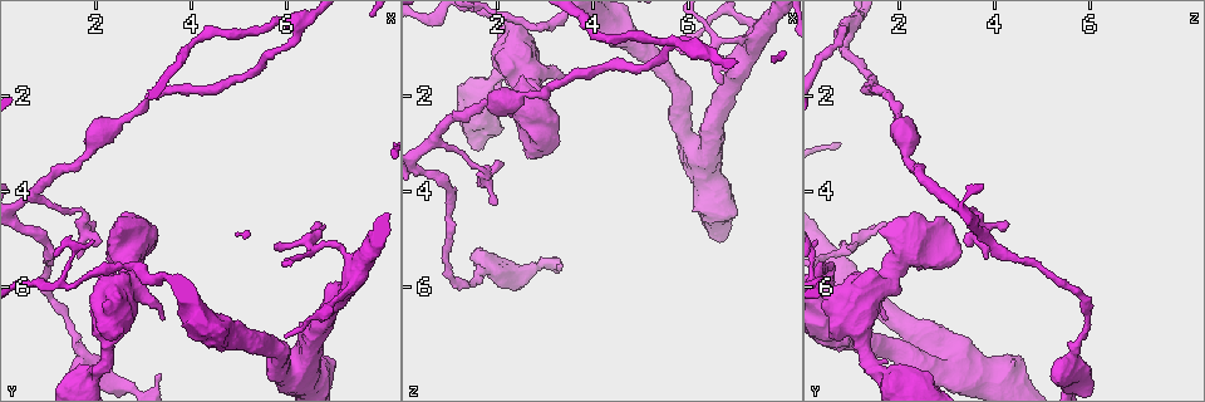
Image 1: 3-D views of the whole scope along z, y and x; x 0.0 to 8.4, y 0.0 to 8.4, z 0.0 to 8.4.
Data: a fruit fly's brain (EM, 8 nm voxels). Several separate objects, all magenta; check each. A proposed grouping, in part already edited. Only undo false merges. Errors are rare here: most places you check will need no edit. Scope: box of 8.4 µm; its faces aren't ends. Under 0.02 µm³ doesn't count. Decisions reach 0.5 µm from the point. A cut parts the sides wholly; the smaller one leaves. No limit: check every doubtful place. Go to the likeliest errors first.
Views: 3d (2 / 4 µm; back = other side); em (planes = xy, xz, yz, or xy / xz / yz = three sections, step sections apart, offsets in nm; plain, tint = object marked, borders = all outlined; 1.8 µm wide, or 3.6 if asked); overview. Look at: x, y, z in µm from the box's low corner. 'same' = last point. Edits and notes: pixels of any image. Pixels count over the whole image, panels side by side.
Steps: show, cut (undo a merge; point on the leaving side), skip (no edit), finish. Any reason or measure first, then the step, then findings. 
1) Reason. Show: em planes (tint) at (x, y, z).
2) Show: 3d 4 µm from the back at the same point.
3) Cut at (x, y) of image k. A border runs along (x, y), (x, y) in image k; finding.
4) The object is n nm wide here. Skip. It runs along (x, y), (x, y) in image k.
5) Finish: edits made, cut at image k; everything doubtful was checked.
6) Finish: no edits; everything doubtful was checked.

Sharp bend. Show: 3d 2 µm at (1.75, 4.40, 3.60).

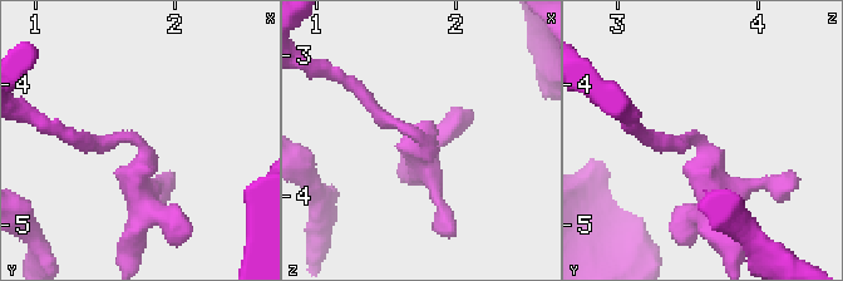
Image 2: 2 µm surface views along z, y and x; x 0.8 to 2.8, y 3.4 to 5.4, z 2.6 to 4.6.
Now the EM. Show: em planes (tint) at (1.72, 4.40, 3.60).

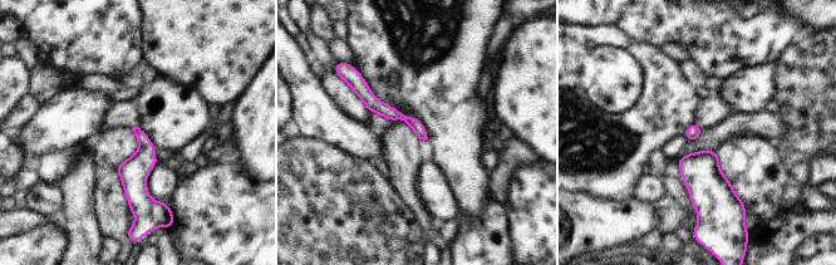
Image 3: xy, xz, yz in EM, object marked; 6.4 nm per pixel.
The object is 80 nm wide here. Skip. It runs along (359, 86), (423, 136) in image 3; continuous, no second neuron.

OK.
Abrupt turn. Show: 3d 2 µm at (7.40, 5.65, 0.80).

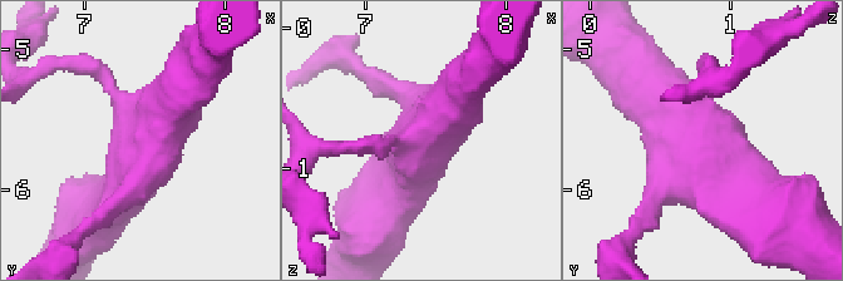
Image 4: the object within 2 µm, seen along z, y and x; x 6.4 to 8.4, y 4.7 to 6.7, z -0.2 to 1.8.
4 arms meet here. Show: em xy step 4 (tint) at (7.42, 5.64, 0.82).

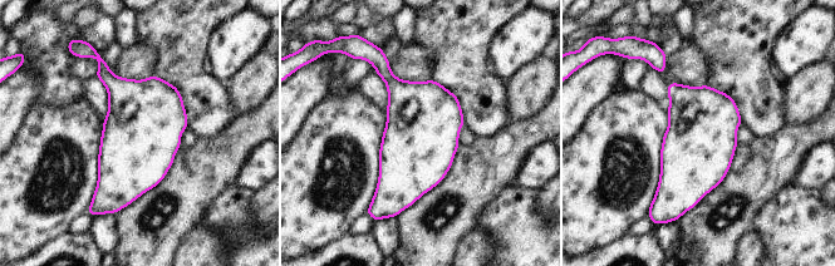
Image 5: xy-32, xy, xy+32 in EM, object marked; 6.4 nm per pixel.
Skip. Continuous, no second neuron.

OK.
Two arms in line, one across. Show: 3d 4 µm from the back at (0.70, 4.10, 2.90).

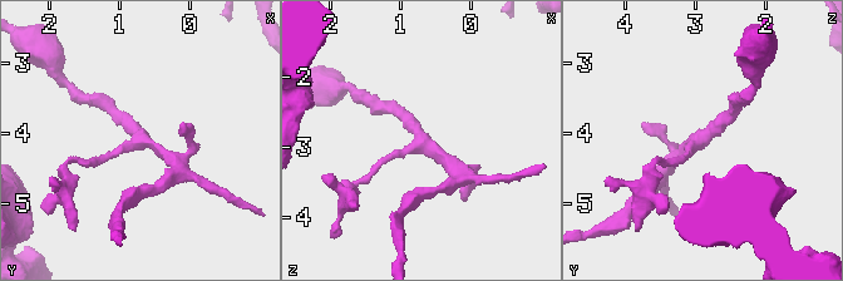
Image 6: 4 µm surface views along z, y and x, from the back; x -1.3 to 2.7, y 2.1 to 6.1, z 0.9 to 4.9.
Show: em planes (tint) at (0.65, 4.05, 2.90).

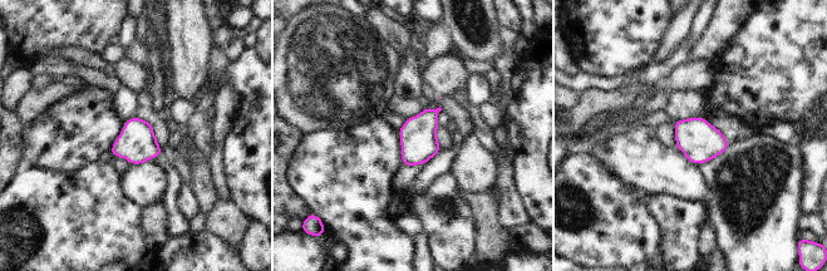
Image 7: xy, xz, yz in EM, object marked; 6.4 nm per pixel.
Skip. One neuron here.

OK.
Sharp bend. Show: 3d 2 µm at (6.70, 5.10, 0.85).

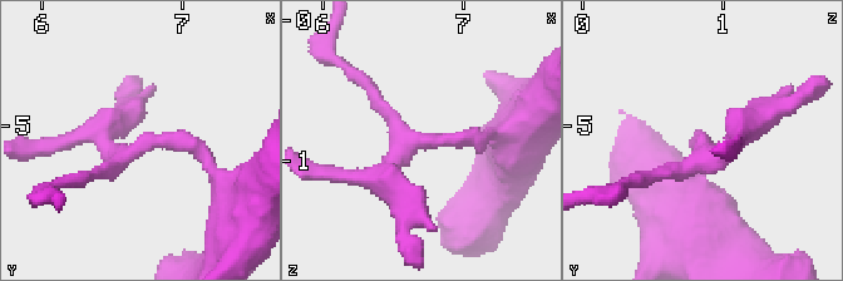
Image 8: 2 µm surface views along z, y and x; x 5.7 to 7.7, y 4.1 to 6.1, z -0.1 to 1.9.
Show: em xy step 16 (tint) at (6.68, 5.12, 0.82).

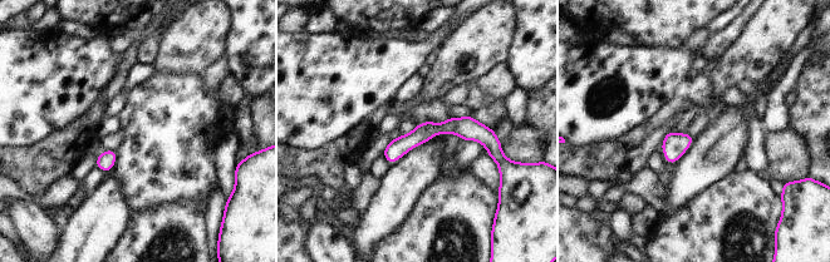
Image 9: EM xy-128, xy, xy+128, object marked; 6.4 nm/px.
Another direction. Show: em planes (tint) at the same point.

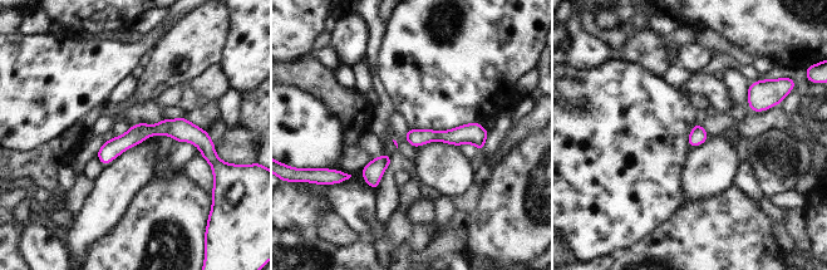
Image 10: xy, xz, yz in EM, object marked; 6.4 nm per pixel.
Skip. It runs along (206, 138), (144, 129), (101, 155) in image 10; continuous, no second neuron.

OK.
Abrupt turn. Show: 3d 2 µm at (6.15, 0.60, 0.95).

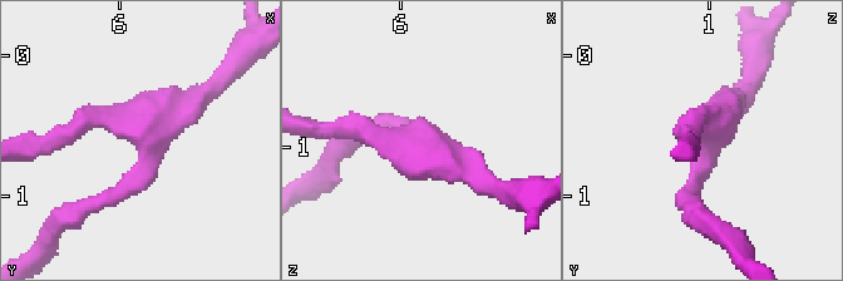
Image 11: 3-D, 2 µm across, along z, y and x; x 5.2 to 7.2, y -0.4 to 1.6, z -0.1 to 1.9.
Show: em planes (plain) at (6.16, 0.56, 0.96).

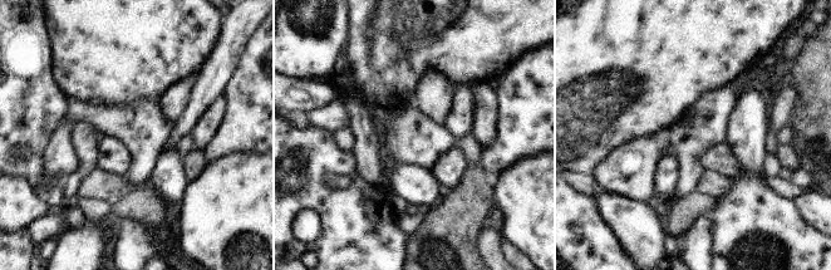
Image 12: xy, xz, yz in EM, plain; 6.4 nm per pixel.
Show: em planes (tint) at the same point.

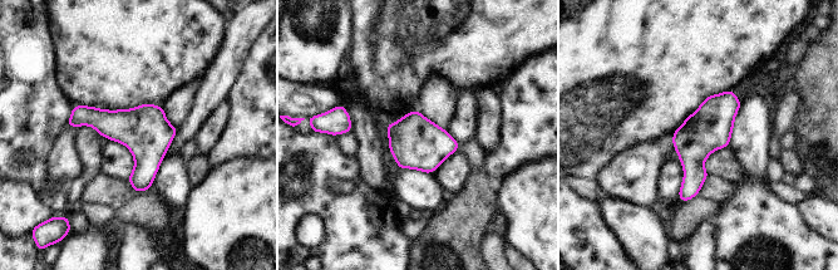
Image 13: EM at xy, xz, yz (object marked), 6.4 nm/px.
The object is 280 nm wide here. Skip. One neuron here.

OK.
Finish: no edits; everything doubtful was checked.

